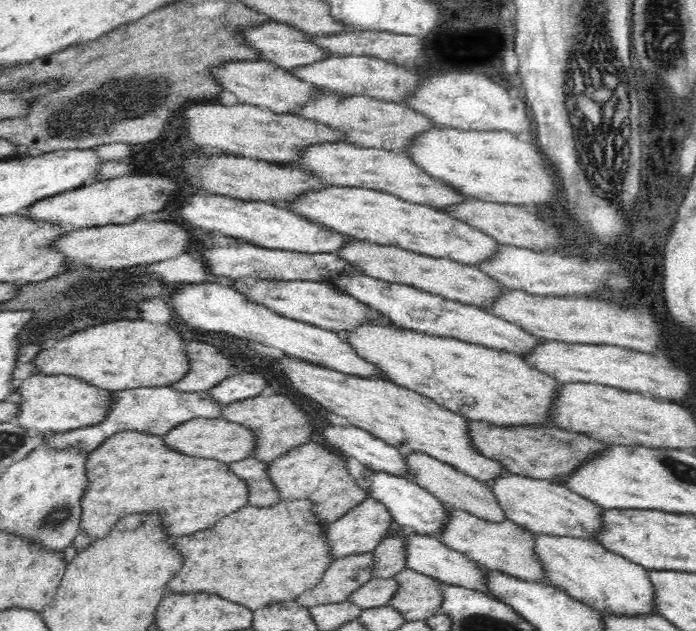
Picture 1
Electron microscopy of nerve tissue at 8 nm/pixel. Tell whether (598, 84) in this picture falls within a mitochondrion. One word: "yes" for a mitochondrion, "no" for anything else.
yes

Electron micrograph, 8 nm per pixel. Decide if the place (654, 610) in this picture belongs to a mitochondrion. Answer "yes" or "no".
no

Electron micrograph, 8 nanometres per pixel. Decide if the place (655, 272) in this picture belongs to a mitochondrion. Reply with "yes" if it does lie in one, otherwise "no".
no

